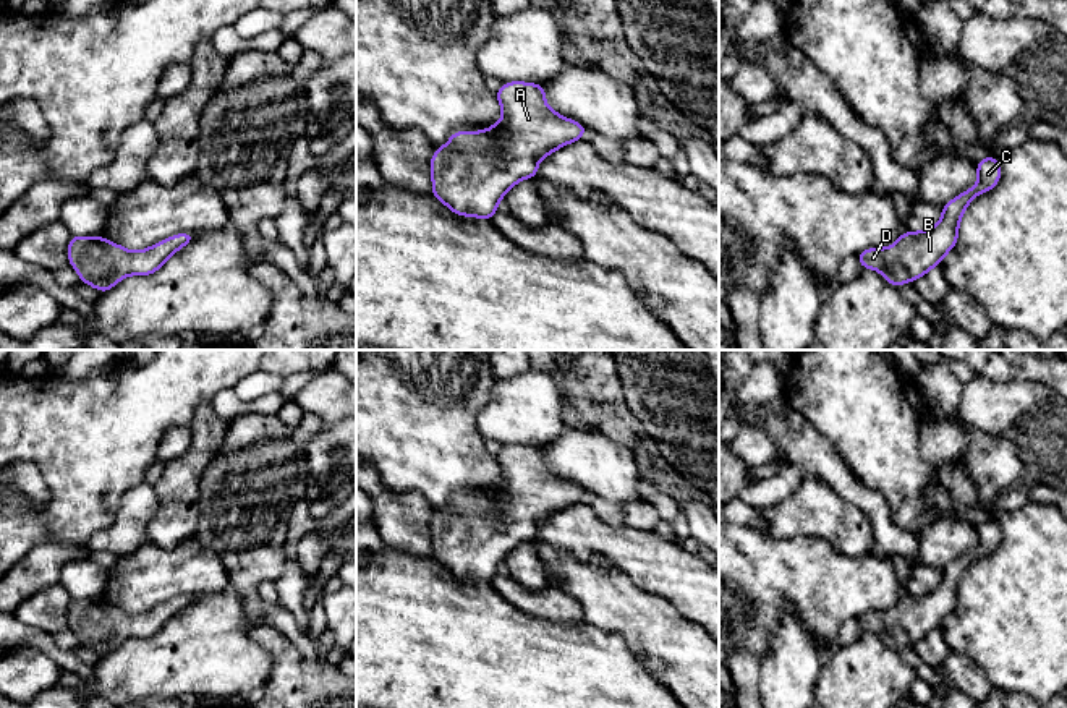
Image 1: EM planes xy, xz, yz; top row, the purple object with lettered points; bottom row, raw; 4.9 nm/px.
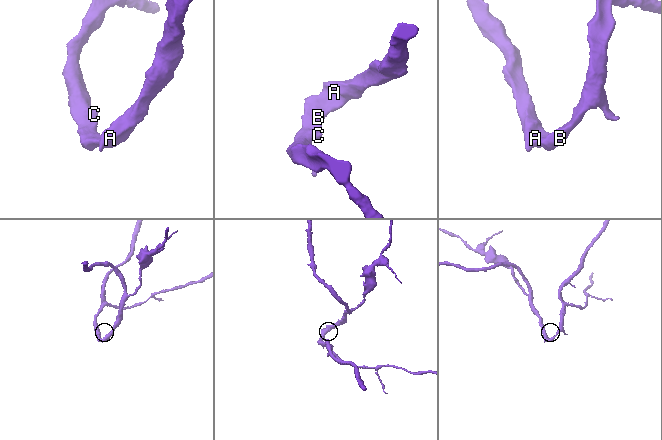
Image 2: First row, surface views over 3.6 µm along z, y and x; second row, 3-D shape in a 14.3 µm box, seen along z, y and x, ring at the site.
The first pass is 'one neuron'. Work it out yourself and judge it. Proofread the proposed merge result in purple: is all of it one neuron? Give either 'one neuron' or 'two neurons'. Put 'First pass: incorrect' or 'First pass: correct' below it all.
one neuron
First pass: correct

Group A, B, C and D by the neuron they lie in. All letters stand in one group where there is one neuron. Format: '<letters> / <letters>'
A B C D

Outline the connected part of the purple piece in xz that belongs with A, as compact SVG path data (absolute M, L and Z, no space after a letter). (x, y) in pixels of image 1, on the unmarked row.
M504 446L495 455L504 481L484 494L457 494L431 520L432 557L465 580L492 582L497 565L523 541L538 538L538 527L588 494L581 486L551 473L542 447Z

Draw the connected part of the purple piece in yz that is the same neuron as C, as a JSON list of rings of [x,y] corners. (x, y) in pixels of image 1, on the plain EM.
[[[989,518],[976,525],[978,546],[942,569],[941,583],[929,593],[899,598],[891,611],[868,611],[858,617],[861,630],[874,632],[882,640],[902,650],[926,638],[941,627],[942,621],[955,609],[960,582],[975,559],[993,552],[1001,541],[1001,527]]]

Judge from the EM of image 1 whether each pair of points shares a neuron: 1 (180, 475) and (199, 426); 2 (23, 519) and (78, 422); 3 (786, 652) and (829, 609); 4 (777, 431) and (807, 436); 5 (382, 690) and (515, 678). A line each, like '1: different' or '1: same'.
1: same
2: same
3: different
4: same
5: same

